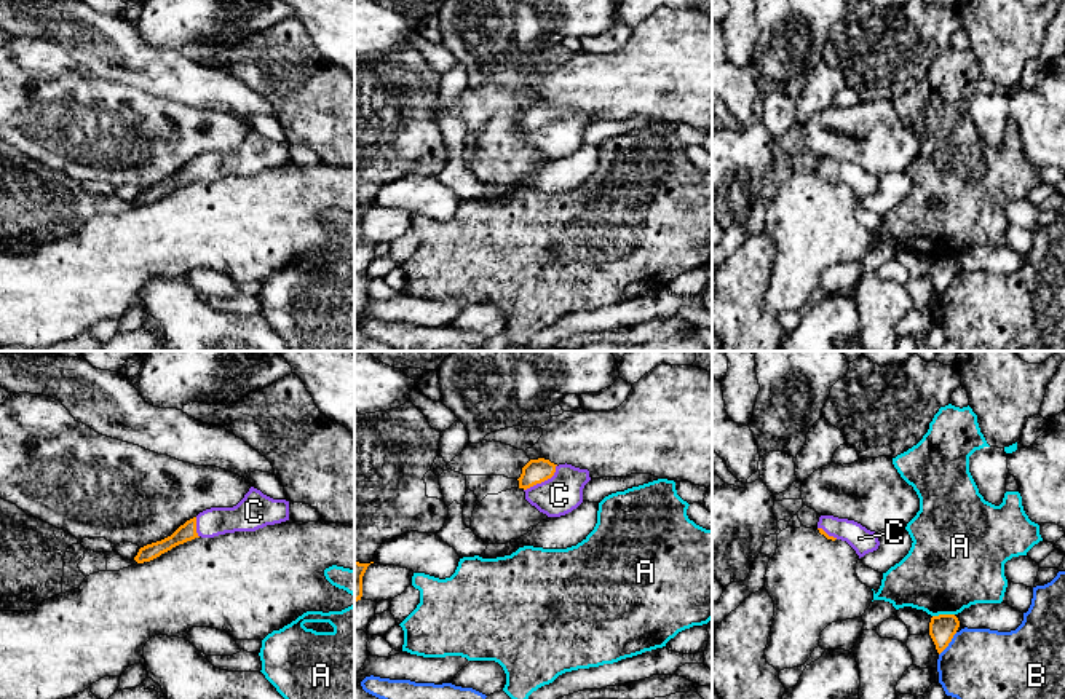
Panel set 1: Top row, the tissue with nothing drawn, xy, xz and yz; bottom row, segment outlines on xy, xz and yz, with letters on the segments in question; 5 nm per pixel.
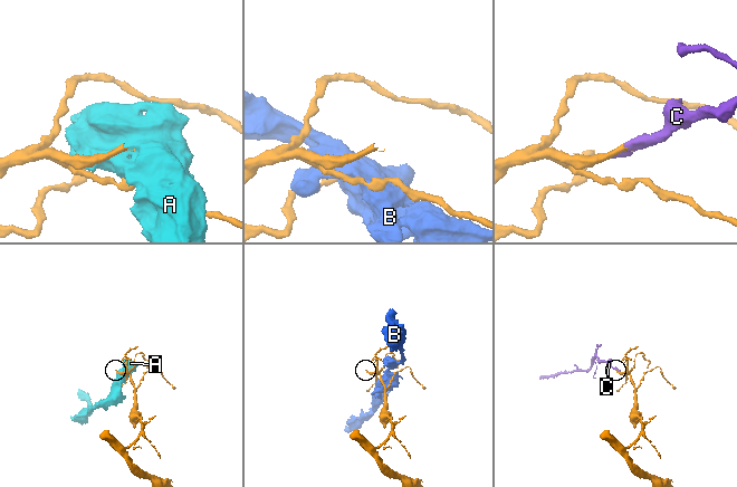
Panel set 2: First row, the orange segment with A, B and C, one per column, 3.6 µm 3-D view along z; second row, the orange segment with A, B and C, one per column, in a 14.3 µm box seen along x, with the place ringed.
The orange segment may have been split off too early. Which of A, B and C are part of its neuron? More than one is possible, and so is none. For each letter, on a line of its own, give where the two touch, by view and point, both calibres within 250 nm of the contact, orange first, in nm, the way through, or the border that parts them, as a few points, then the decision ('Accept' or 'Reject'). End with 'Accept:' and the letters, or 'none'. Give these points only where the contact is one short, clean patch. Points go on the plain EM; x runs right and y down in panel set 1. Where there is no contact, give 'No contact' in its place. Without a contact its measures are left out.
A: Touches orange at yz (942, 257). Thickness 140 nm (orange) against 440 nm. Reject
B: Touches orange at yz (949, 284). Thickness 140 nm (orange) against 420 nm. Reject
C: Touches orange at xz (543, 123). Thickness 120 nm (orange) against 200 nm. Accept
Accept: C

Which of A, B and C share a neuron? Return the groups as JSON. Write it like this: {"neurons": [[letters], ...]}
{"neurons": [["A"], ["B"], ["C"]]}

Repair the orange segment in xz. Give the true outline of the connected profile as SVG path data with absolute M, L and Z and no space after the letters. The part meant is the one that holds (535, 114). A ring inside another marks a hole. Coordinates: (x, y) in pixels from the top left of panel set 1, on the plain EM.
M530 102L517 121L525 142L548 160L560 160L583 145L583 131L591 123L588 112Z

